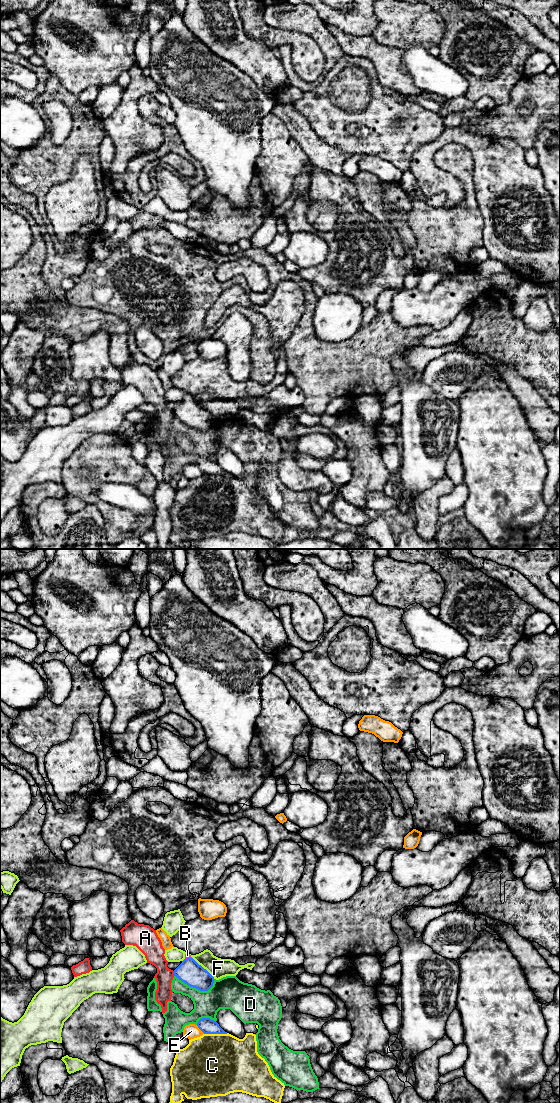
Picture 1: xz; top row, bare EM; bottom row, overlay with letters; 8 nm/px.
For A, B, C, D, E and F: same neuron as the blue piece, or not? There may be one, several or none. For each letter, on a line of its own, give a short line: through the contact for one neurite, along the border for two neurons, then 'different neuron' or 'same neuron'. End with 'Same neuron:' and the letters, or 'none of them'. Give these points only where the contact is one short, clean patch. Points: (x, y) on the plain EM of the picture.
A: different neuron
B: xz (189, 411), (188, 398), (187, 395) | same neuron
C: different neuron
D: different neuron
E: different neuron
F: different neuron
Same neuron: B

